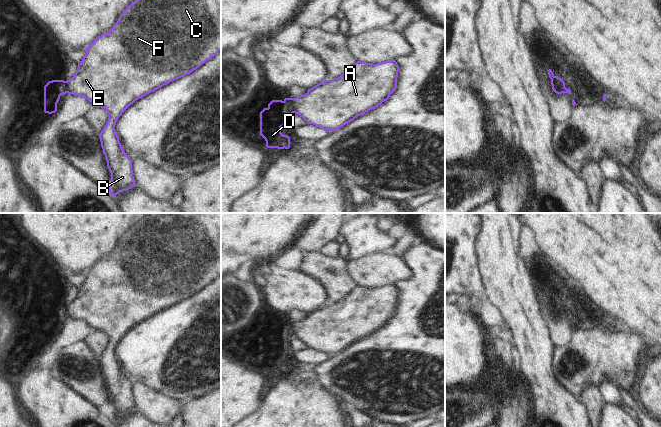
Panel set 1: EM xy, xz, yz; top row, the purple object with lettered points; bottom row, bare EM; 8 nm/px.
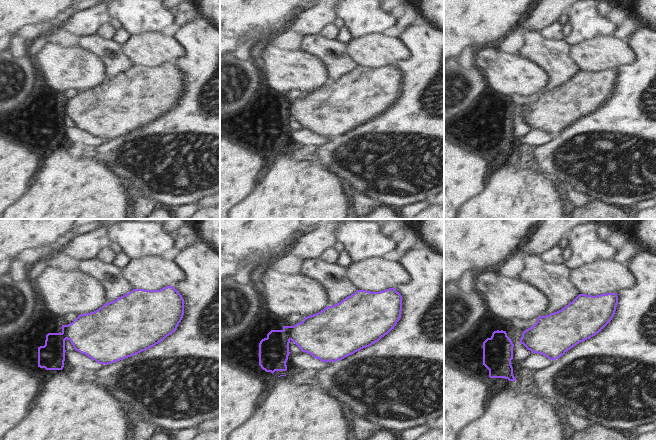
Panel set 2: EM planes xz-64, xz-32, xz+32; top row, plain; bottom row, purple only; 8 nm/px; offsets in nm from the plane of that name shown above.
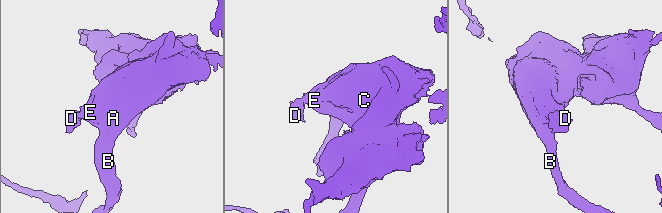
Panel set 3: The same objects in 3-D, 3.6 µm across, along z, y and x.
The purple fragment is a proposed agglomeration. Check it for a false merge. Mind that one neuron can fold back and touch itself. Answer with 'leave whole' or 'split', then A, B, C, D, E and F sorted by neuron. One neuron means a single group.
split; A B C E F / D

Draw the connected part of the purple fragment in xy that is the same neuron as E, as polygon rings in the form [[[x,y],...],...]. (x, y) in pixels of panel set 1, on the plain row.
[[[149,213],[145,218],[132,226],[119,240],[118,245],[112,253],[96,262],[86,273],[86,278],[78,288],[78,292],[72,302],[66,305],[67,317],[81,320],[91,326],[95,331],[104,332],[108,337],[108,345],[99,358],[101,371],[107,385],[107,391],[111,397],[111,408],[107,411],[110,418],[116,421],[117,418],[131,413],[136,407],[132,395],[132,384],[125,377],[119,361],[115,354],[115,349],[122,337],[136,324],[154,316],[162,310],[177,304],[187,298],[192,297],[207,284],[214,281],[221,275],[221,213]]]

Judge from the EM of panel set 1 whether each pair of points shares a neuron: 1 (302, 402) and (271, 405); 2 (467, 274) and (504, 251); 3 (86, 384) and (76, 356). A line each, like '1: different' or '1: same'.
1: same
2: different
3: same

